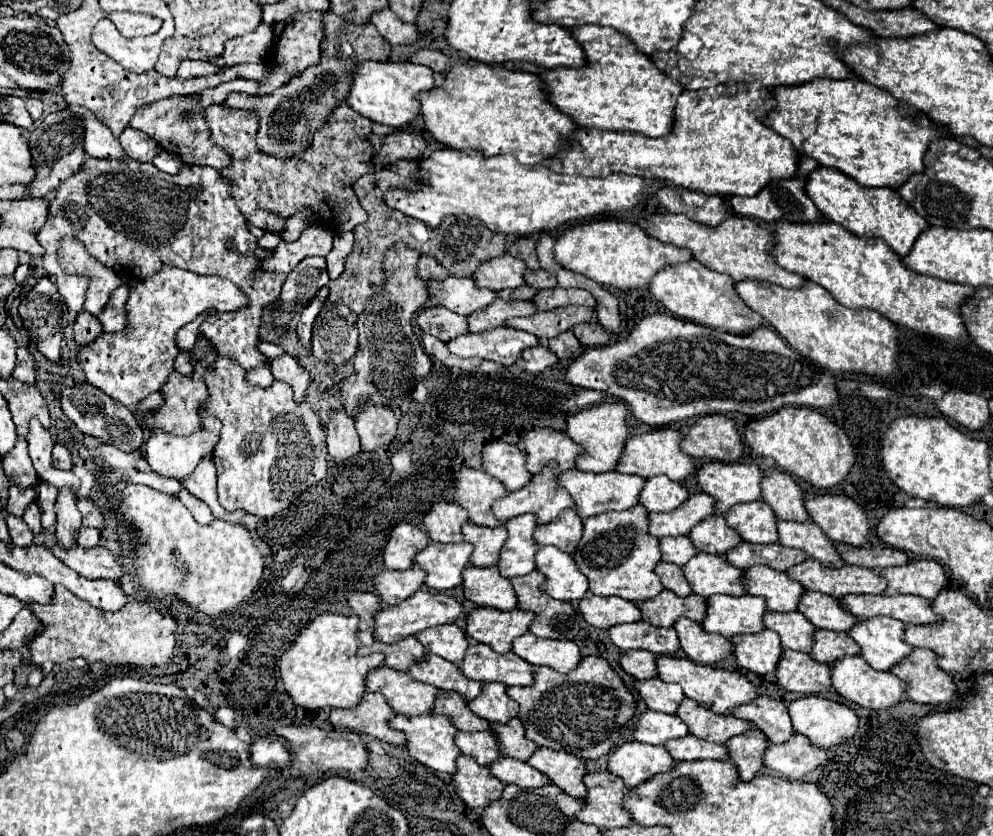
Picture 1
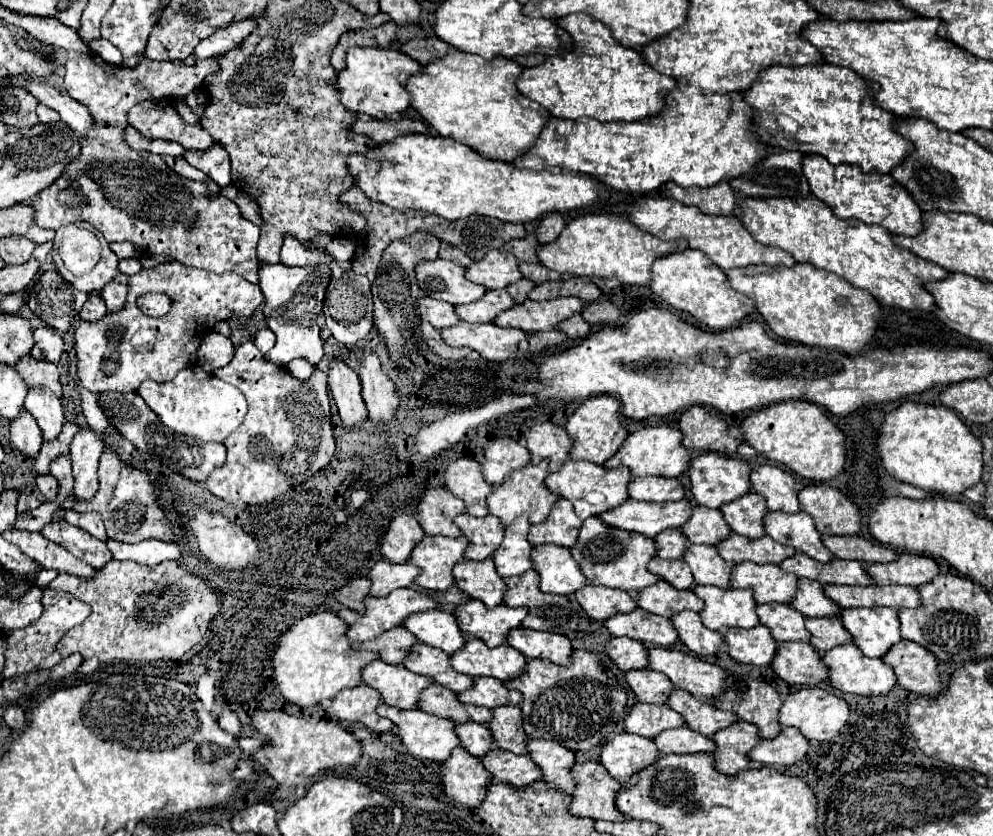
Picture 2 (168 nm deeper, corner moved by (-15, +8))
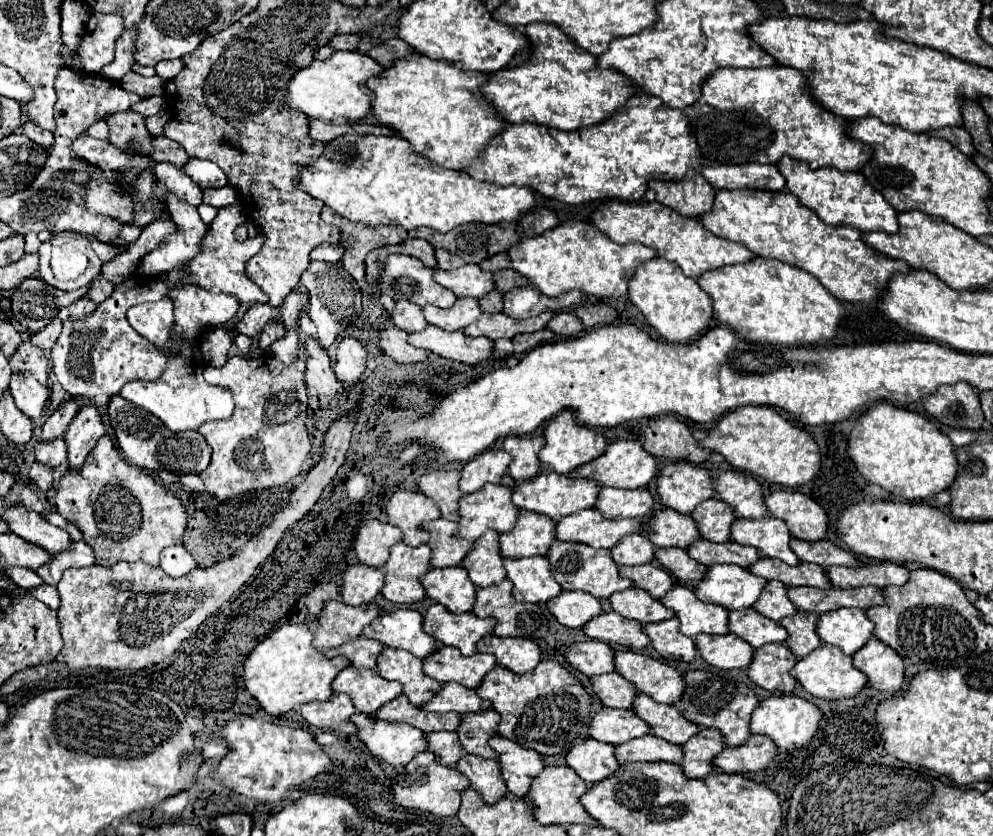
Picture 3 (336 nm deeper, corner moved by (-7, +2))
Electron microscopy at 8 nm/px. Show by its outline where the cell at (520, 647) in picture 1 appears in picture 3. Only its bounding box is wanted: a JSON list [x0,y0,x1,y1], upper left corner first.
[477,635,541,673]

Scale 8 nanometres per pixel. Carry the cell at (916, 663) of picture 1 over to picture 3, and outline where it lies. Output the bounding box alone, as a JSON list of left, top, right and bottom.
[853,637,903,693]

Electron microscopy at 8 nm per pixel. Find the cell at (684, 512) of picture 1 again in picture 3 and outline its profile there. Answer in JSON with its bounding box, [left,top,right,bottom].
[555,509,645,549]

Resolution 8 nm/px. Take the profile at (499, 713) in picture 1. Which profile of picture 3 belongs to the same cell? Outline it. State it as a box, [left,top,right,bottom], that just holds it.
[419,683,491,713]

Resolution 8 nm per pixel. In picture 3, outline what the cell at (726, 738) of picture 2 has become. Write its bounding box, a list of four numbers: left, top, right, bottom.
[679,729,723,779]

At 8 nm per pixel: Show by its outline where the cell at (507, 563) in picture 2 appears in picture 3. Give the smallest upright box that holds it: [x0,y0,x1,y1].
[461,531,505,587]

